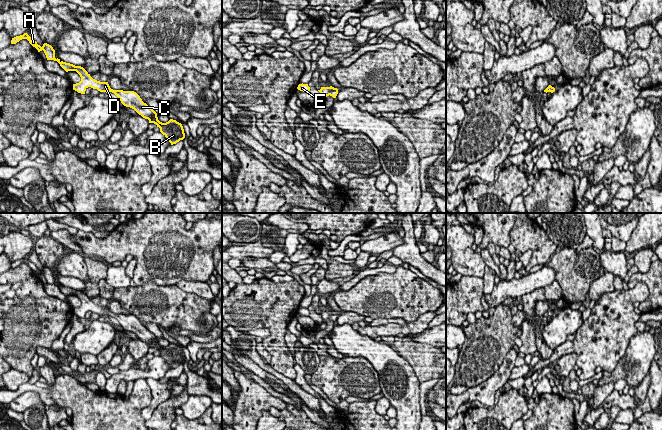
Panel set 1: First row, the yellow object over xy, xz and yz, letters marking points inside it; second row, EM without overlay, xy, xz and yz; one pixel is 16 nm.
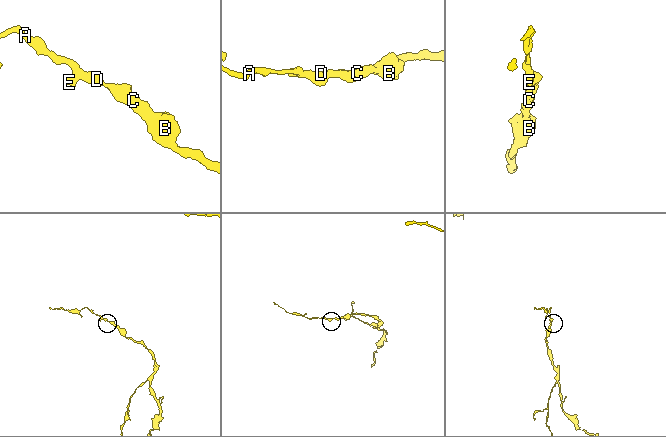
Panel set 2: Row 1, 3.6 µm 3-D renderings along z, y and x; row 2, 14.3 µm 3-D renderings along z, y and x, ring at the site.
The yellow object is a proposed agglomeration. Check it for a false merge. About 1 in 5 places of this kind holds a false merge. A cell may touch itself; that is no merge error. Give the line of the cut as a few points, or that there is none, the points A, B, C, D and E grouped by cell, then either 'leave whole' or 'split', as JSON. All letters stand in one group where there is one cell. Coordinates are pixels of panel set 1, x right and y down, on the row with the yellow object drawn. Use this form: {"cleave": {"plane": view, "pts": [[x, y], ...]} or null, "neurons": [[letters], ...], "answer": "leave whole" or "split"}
{"cleave": null, "neurons": [["A", "B", "C", "D", "E"]], "answer": "leave whole"}

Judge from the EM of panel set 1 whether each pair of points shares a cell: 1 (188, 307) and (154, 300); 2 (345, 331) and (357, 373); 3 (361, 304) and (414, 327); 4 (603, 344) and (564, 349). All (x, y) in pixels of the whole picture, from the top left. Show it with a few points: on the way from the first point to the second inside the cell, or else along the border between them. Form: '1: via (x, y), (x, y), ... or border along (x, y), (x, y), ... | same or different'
1: via (180, 307), (162, 303) | same
2: border along (345, 356), (363, 356), (373, 368) | different
3: border along (428, 312), (422, 313), (415, 320), (407, 323) | different
4: via (593, 344), (574, 346) | same

